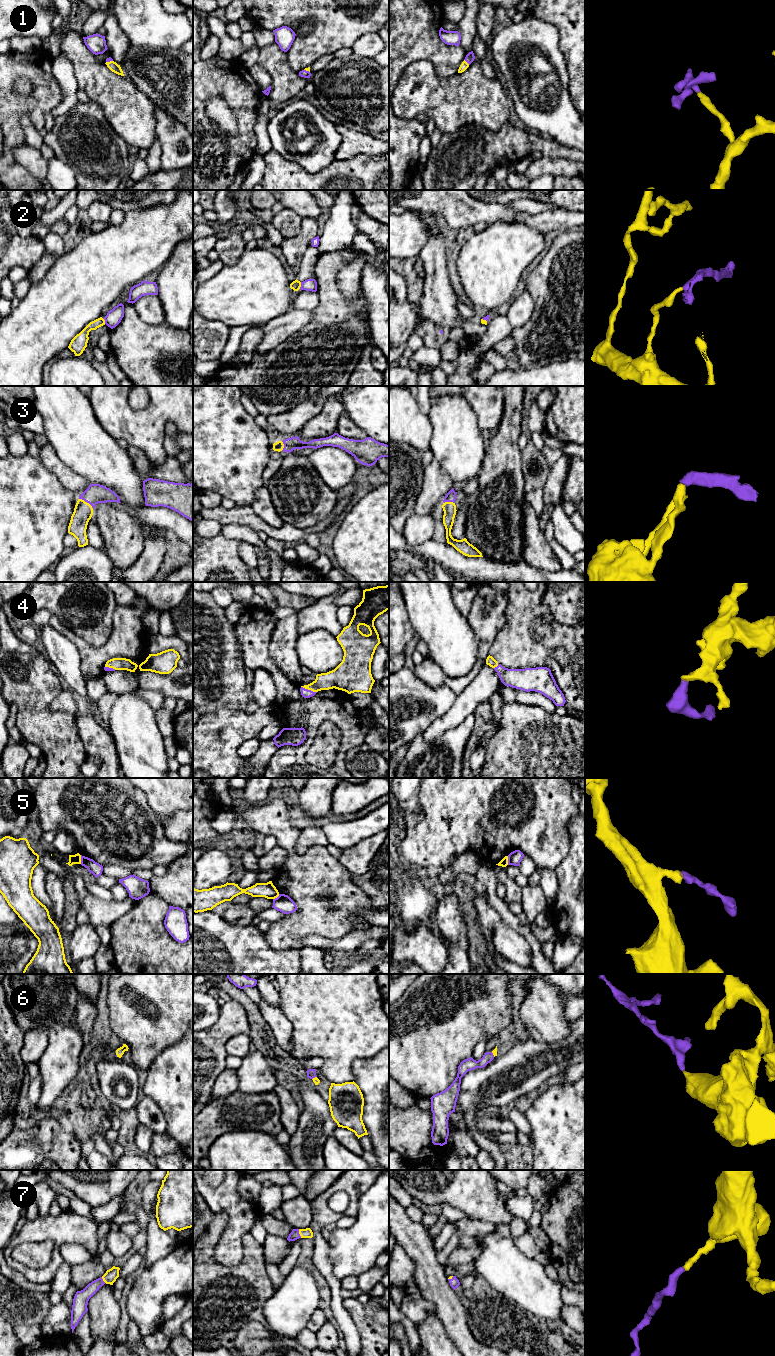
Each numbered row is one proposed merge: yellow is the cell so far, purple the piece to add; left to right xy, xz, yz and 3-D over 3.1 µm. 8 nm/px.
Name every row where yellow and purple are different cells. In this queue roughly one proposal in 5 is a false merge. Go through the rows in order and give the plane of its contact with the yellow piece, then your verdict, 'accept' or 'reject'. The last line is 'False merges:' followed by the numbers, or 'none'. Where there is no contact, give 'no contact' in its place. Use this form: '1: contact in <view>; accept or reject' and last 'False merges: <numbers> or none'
1: contact in yz; accept
2: contact in xz; reject
3: contact in xy; accept
4: contact in xz; accept
5: contact in xy; reject
6: contact in yz; accept
7: contact in xz; accept
False merges: 2, 5

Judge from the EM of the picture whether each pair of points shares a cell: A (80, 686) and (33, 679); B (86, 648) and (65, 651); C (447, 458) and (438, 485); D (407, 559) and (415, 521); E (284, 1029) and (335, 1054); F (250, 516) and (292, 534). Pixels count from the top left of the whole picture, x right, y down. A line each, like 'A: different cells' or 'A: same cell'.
A: different cells
B: different cells
C: different cells
D: different cells
E: different cells
F: same cell

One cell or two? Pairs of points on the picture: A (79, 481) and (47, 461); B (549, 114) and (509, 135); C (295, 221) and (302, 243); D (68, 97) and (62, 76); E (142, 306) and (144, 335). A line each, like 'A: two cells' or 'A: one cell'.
A: one cell
B: two cells
C: two cells
D: one cell
E: two cells

